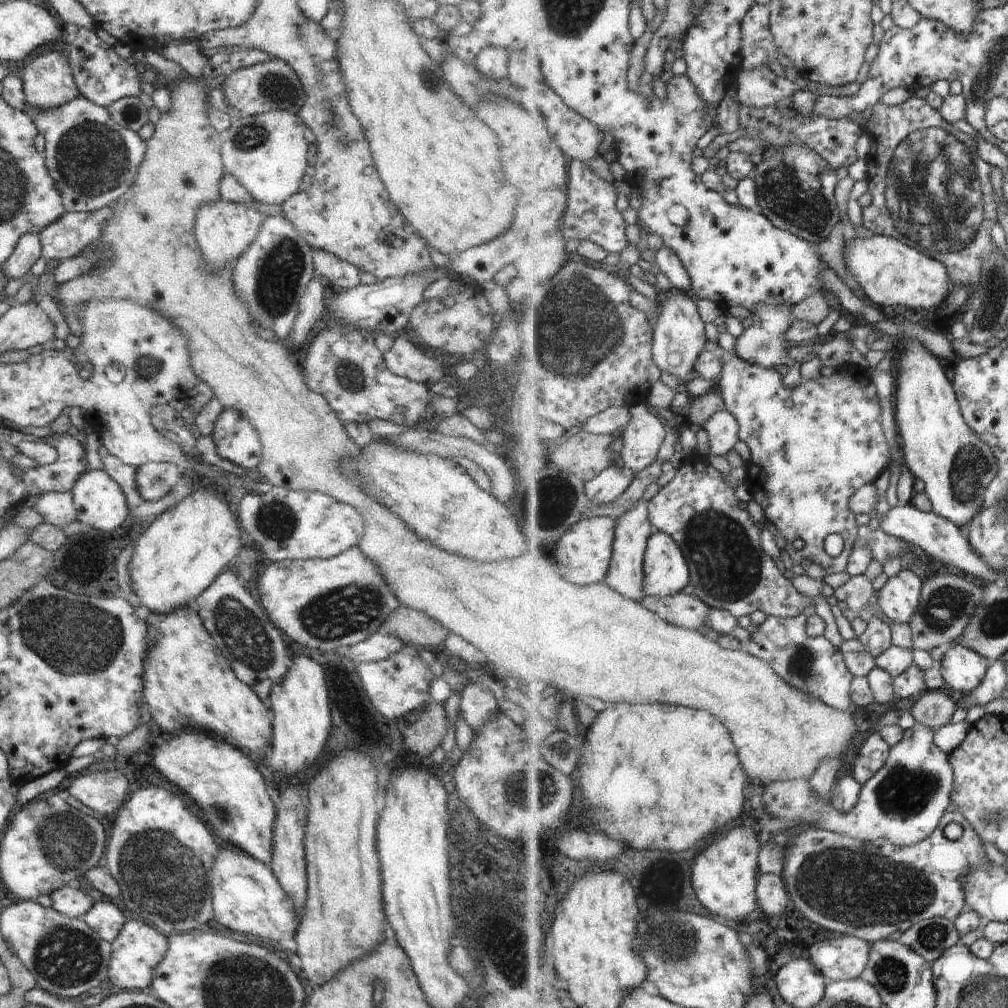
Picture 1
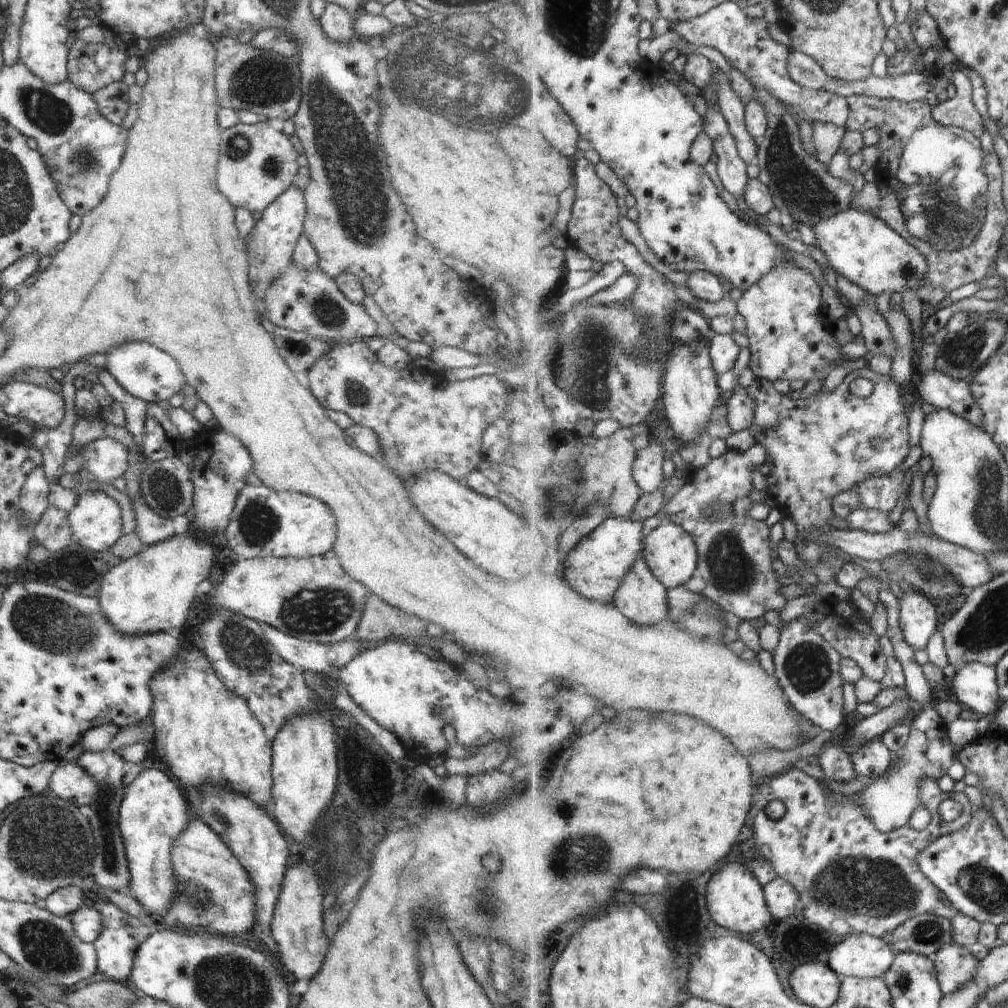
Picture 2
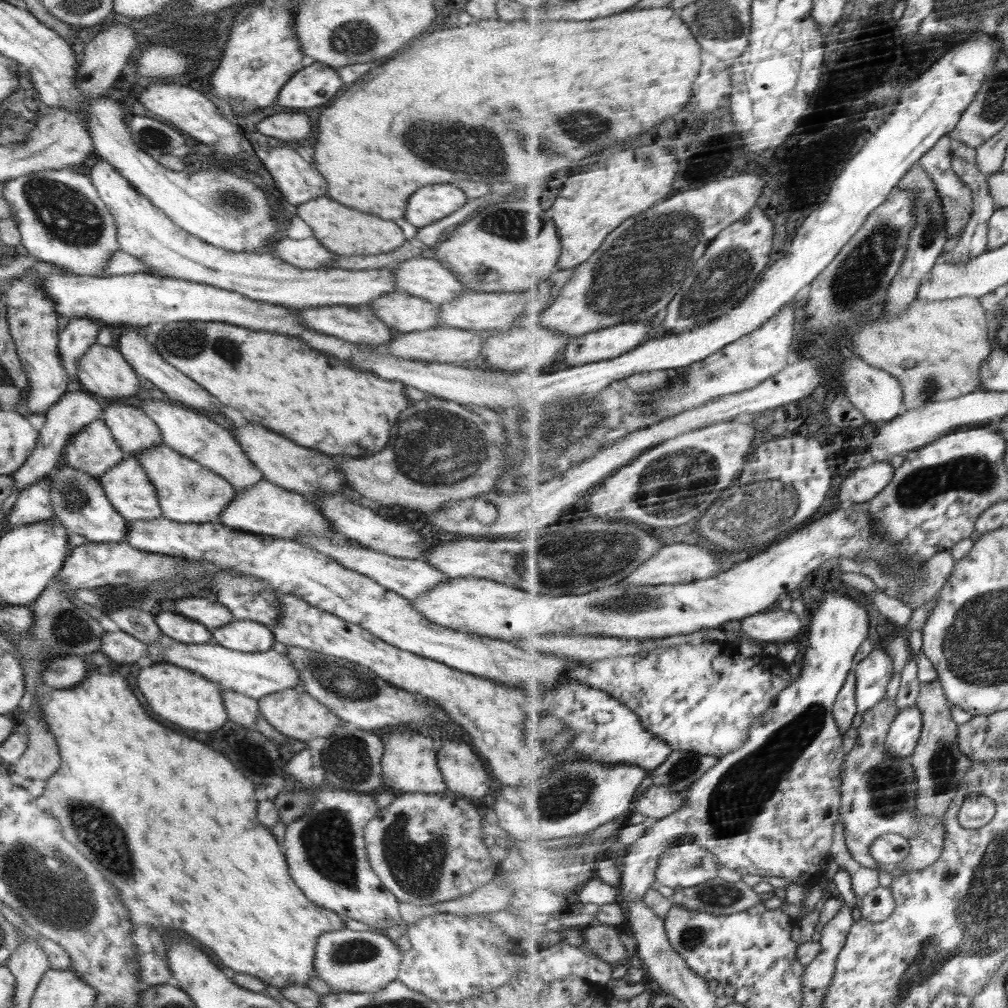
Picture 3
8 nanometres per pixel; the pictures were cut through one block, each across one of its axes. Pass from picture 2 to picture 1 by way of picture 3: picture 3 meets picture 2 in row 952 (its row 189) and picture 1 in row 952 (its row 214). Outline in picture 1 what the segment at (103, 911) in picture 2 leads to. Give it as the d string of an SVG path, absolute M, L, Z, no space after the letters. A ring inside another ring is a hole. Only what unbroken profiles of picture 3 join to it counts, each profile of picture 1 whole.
M127 919L118 936L110 943L112 956L109 964L109 982L116 990L149 991L154 969L167 951L167 937L144 921Z

